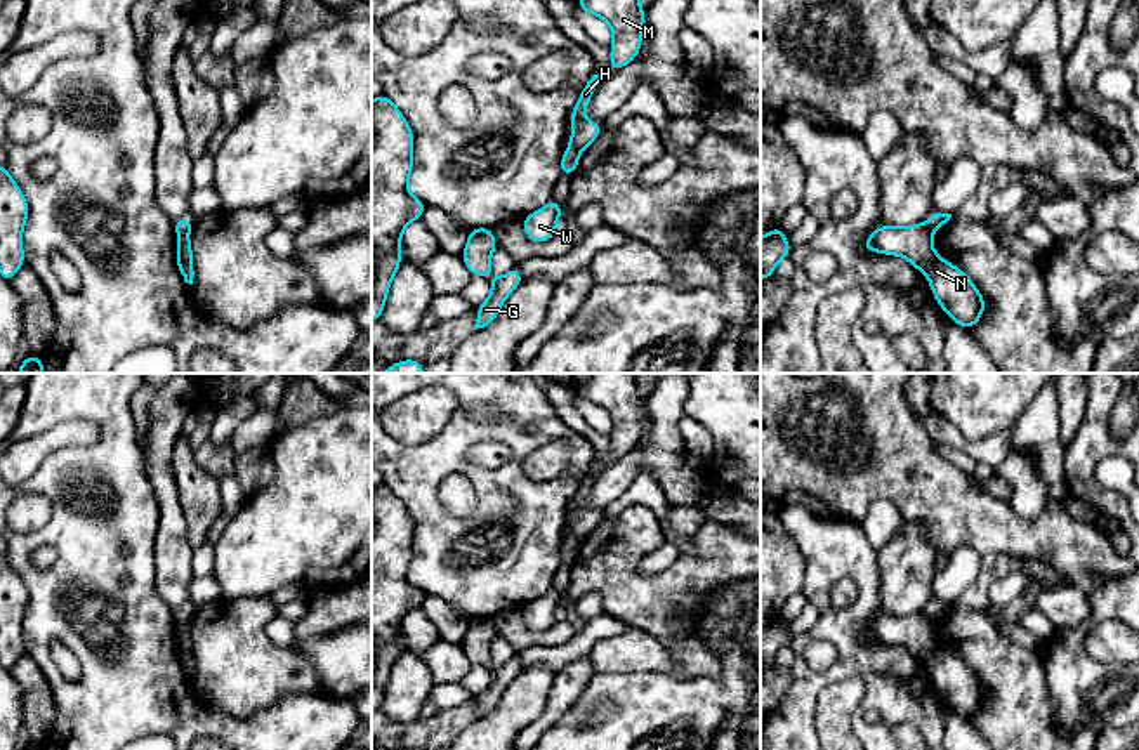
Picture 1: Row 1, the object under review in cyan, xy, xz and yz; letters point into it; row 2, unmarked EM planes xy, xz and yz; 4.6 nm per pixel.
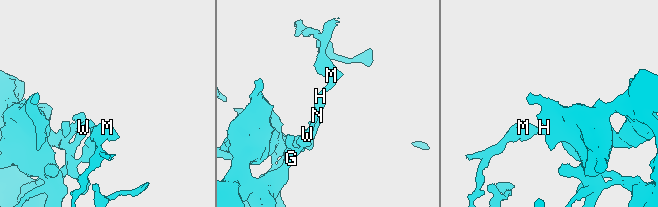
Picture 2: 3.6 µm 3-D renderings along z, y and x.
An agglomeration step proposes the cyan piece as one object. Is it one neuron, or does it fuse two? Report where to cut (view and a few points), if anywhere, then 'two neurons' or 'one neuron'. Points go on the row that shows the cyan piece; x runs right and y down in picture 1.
xy (188, 231), (179, 235) | two neurons

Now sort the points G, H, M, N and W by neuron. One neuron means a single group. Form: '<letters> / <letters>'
G H M N / W

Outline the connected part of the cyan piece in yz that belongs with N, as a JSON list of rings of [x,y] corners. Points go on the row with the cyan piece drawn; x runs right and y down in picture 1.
[[[882,224],[863,241],[863,250],[908,259],[925,274],[934,299],[957,325],[971,330],[983,316],[986,307],[983,295],[965,273],[936,255],[925,224],[908,227]]]

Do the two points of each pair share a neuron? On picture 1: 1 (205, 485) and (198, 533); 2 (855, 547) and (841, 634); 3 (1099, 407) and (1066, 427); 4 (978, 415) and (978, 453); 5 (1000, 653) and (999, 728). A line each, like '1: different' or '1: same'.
1: same
2: same
3: different
4: different
5: same

